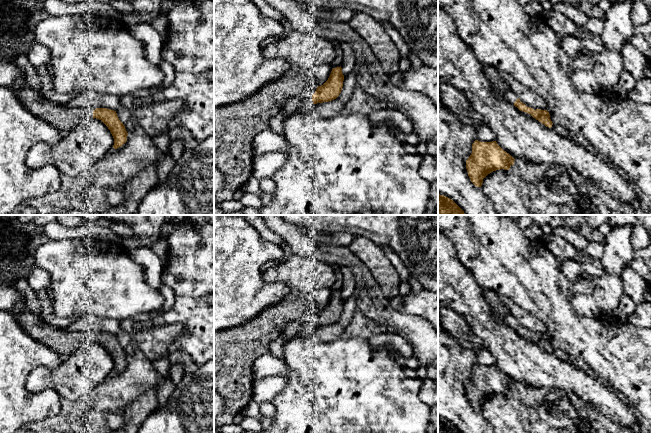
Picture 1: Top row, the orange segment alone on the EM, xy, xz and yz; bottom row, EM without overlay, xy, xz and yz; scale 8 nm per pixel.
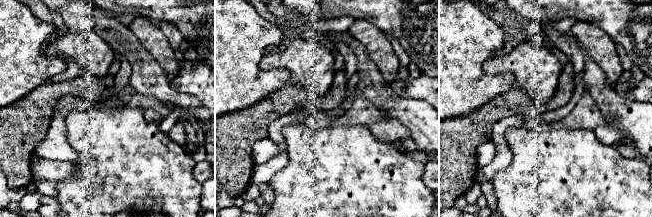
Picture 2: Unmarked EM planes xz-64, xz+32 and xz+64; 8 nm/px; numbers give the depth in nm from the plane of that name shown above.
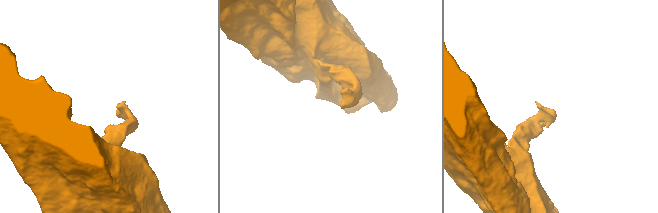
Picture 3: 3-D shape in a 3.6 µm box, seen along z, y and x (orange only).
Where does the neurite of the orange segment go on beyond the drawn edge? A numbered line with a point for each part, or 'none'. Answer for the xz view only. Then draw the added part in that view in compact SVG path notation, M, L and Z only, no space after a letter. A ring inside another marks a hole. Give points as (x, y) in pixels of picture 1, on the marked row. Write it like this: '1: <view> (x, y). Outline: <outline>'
1: xz (236, 125). Outline: M287 73L268 83L245 100L214 109L214 160L215 167L225 176L225 186L214 195L214 205L233 199L234 192L253 175L253 140L261 132L269 130L269 120L277 115L286 102L297 97L303 106L312 107L312 95L317 89L314 81L299 73Z

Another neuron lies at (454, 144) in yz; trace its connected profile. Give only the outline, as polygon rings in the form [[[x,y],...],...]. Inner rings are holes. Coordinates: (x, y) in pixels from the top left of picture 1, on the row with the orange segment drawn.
[[[438,79],[438,194],[452,199],[466,215],[499,215],[468,176],[466,160],[476,139],[476,123],[463,125],[441,102]]]

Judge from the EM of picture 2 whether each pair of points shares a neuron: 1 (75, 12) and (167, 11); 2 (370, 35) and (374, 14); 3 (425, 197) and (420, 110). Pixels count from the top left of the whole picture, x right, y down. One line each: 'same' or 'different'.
1: different
2: different
3: different

